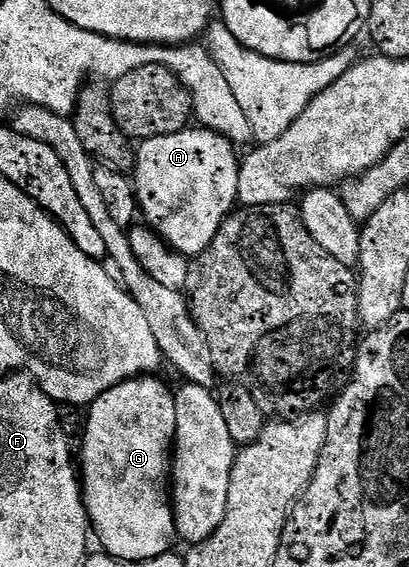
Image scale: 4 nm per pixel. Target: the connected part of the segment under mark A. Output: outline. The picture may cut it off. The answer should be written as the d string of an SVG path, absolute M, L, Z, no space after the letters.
M191 126L176 134L148 138L137 145L132 179L138 195L140 216L175 252L193 258L206 249L216 238L227 216L235 211L240 186L240 156L236 145L210 128Z

